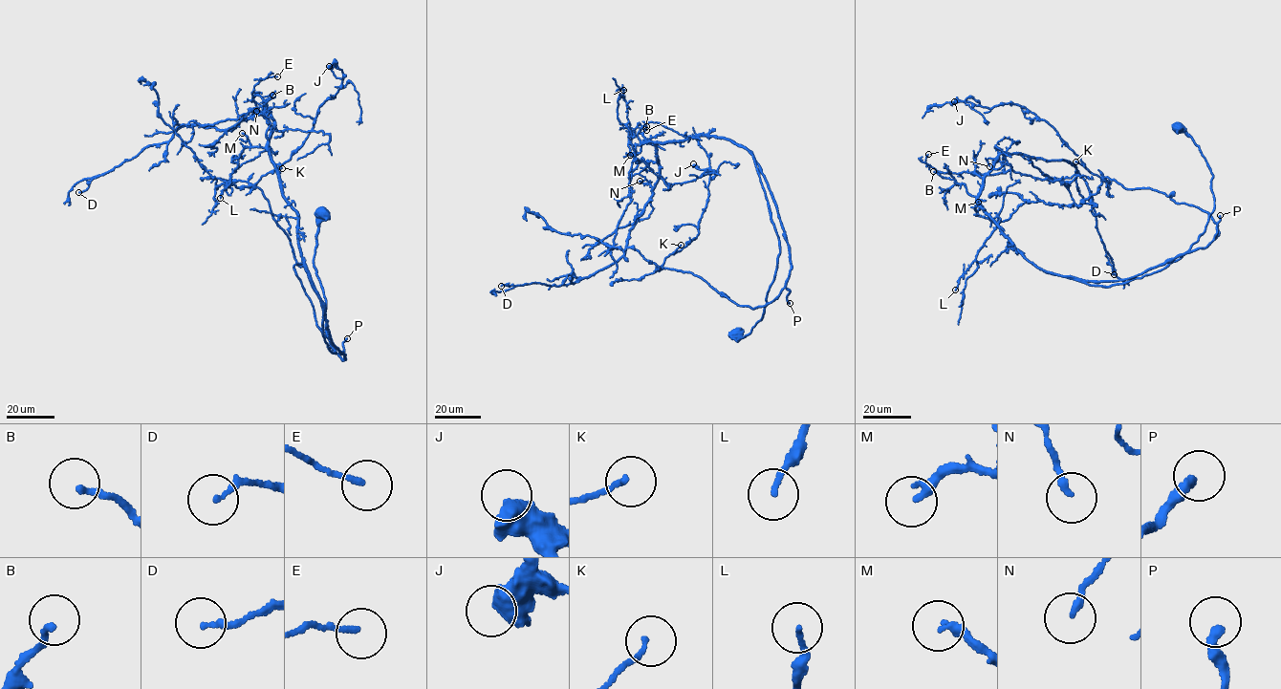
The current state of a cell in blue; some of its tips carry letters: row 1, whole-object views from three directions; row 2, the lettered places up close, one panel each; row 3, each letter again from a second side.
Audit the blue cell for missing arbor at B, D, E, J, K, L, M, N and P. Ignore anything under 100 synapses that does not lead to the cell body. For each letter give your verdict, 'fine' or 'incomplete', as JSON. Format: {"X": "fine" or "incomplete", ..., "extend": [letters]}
{"B": "fine", "D": "fine", "E": "fine", "J": "fine", "K": "fine", "L": "fine", "M": "fine", "N": "fine", "P": "incomplete", "extend": ["P"]}

